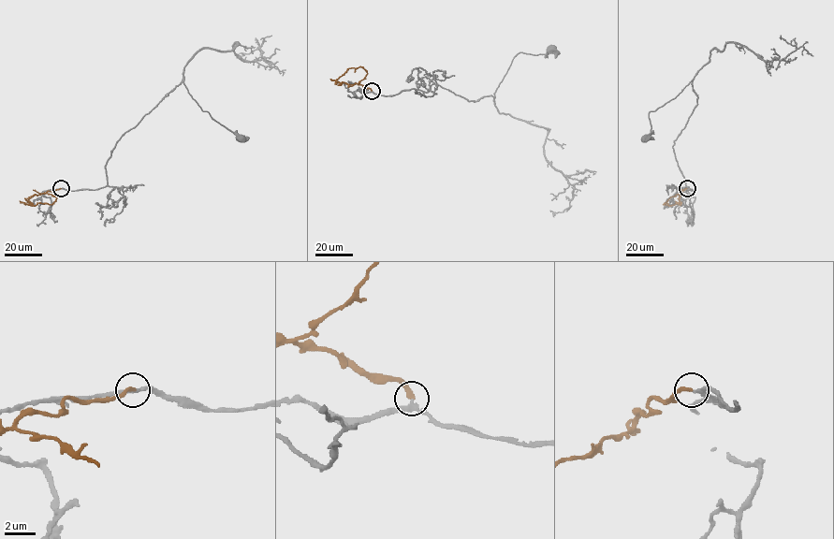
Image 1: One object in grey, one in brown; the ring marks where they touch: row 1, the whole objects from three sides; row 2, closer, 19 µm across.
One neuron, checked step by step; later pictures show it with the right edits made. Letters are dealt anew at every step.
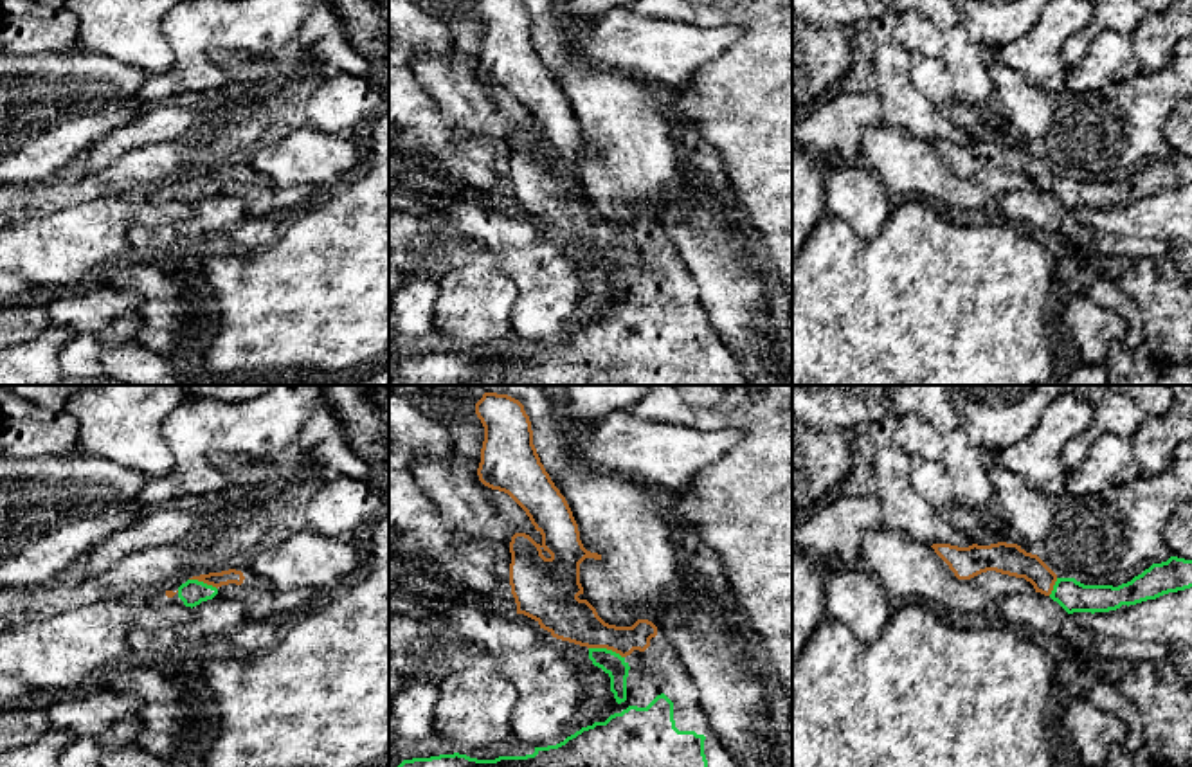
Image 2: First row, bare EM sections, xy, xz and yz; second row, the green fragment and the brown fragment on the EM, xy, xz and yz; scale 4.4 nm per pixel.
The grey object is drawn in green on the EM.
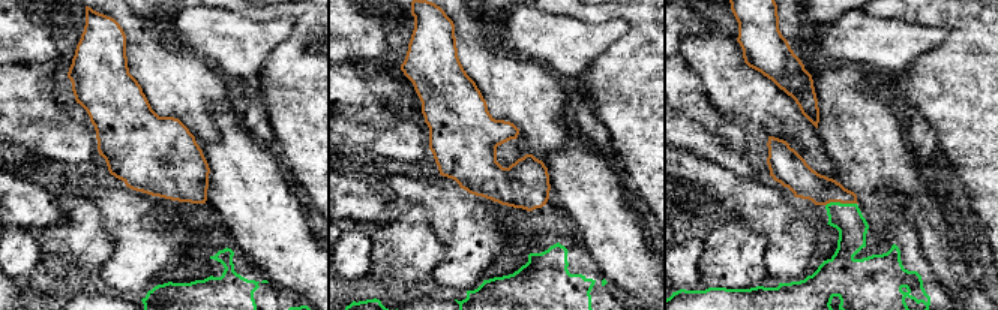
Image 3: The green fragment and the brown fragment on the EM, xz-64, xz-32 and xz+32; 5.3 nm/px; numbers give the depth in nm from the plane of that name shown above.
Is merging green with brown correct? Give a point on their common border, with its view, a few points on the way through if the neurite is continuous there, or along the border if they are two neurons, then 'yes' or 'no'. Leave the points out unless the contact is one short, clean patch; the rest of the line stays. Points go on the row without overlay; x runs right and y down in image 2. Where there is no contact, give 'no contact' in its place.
meets green in xz at (605, 245); runs through xz (609, 258), (605, 245), (578, 218), (562, 209); yes

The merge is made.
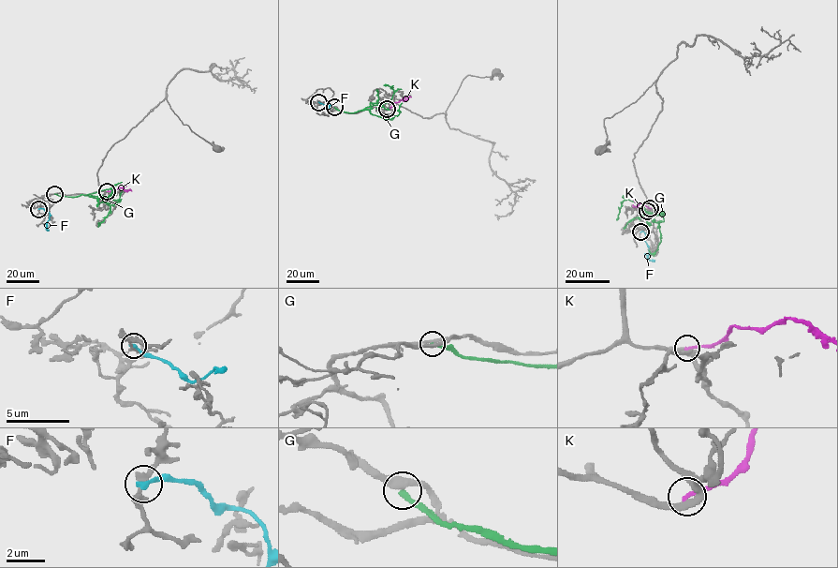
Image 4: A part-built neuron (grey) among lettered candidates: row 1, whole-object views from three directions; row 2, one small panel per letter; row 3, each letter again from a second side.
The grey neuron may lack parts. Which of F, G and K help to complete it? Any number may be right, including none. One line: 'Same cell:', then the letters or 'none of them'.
Same cell: none of them

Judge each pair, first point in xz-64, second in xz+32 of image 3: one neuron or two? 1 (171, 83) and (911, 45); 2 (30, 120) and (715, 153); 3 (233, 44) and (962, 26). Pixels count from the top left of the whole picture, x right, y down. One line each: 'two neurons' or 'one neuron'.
1: two neurons
2: two neurons
3: two neurons

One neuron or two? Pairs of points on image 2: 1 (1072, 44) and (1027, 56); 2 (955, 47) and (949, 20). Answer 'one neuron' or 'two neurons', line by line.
1: two neurons
2: one neuron

